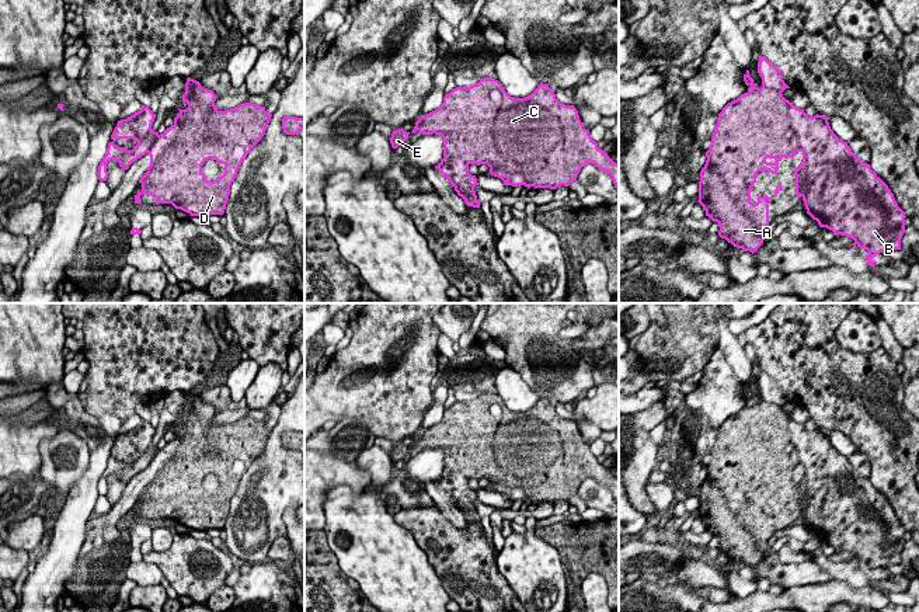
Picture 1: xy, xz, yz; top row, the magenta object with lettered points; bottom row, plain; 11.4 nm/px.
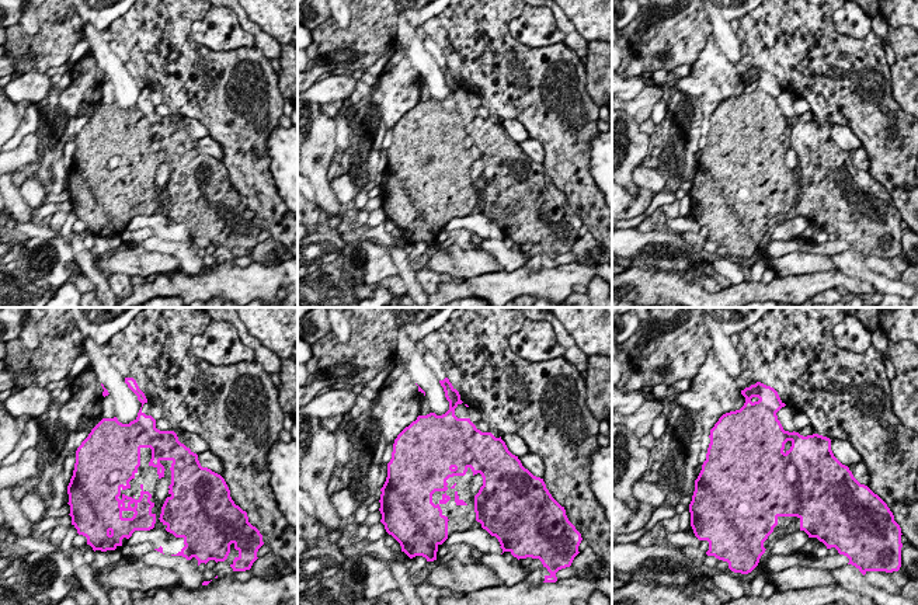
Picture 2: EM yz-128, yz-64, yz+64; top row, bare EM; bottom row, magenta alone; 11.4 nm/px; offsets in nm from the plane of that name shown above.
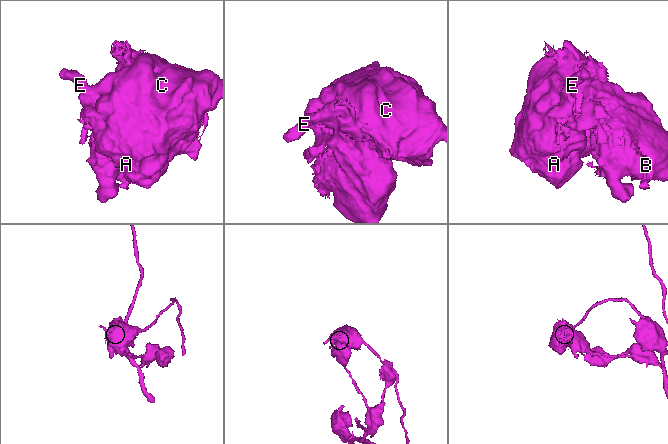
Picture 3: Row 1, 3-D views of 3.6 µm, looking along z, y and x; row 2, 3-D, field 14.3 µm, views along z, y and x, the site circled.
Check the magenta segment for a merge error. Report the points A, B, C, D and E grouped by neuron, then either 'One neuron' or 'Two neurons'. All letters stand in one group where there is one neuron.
Groups: A C D E / B. Two neurons

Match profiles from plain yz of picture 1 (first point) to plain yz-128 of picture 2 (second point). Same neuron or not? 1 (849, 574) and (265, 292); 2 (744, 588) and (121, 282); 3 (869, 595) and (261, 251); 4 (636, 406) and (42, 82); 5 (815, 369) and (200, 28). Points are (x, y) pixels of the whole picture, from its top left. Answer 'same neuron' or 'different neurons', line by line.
1: different neurons
2: same neuron
3: different neurons
4: same neuron
5: different neurons

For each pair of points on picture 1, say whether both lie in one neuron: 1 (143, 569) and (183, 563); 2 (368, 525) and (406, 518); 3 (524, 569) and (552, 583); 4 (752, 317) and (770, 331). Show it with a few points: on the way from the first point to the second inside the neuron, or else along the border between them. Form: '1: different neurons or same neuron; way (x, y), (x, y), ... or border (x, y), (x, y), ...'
1: different neurons; border (142, 559), (153, 563), (164, 577)
2: different neurons; border (393, 515), (413, 535), (417, 543)
3: same neuron; way (531, 570), (545, 583)
4: different neurons; border (766, 317), (744, 331)

